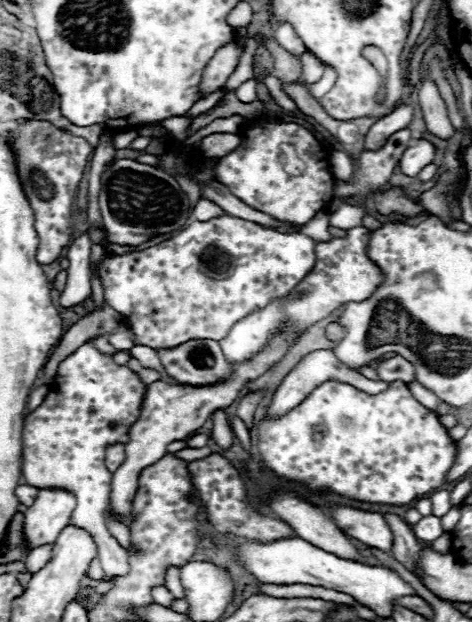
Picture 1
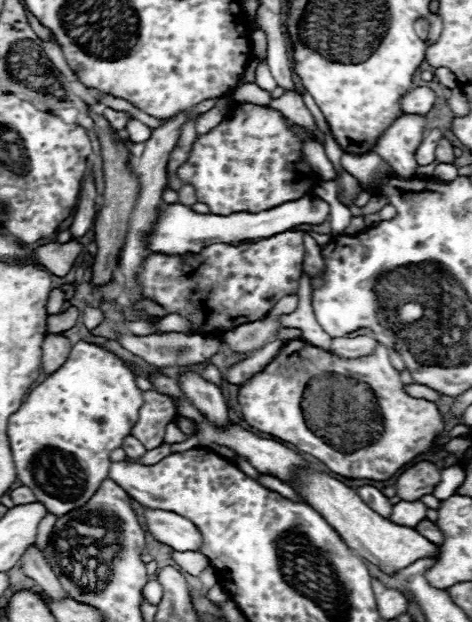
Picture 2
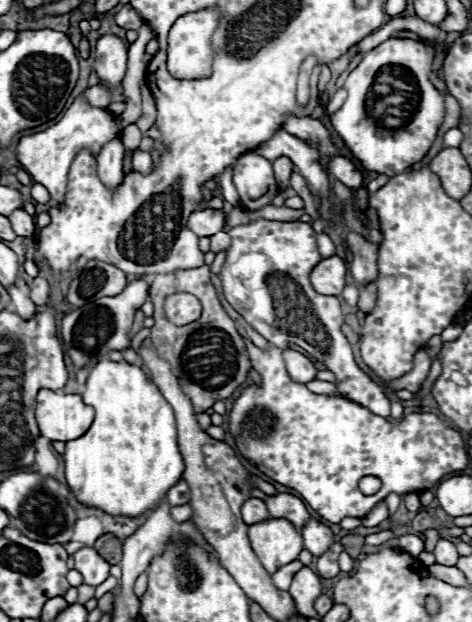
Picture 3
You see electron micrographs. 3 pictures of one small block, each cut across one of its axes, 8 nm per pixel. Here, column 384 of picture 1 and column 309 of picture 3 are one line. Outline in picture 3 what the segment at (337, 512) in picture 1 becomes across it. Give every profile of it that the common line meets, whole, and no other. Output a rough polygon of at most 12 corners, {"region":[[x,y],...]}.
{"region":[[310,520],[304,546],[312,556],[322,556],[334,546],[328,526]]}

